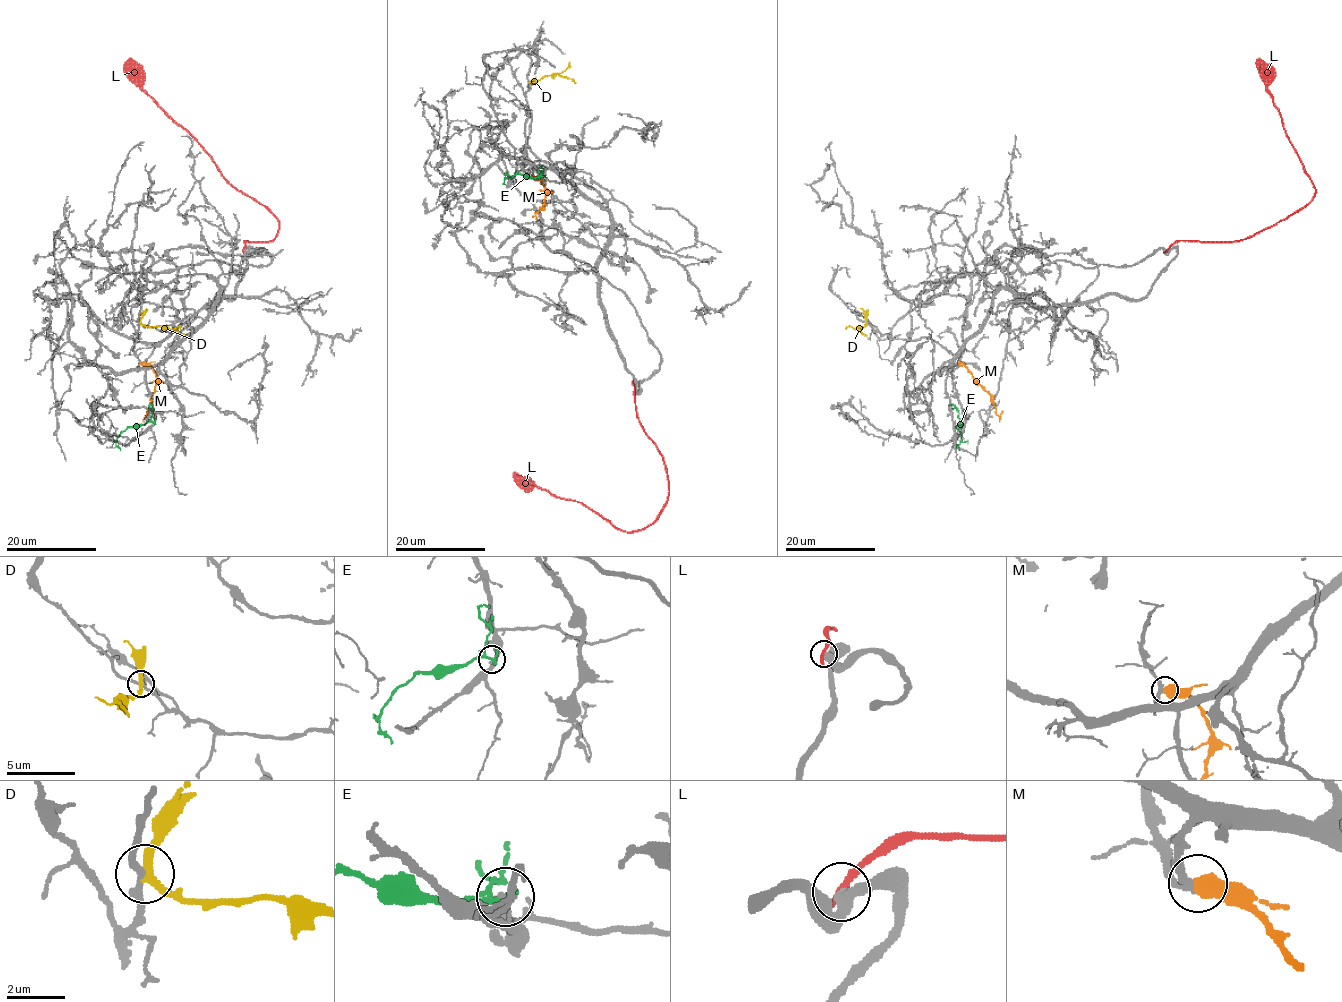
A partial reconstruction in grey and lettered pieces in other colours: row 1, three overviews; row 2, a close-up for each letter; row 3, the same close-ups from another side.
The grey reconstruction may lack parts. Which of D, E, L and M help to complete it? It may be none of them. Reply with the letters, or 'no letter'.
M

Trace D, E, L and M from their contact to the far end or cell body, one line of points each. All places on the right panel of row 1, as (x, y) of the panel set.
D: (865, 322), (864, 326), (858, 327), (867, 337)
E: (961, 421), (956, 427), (961, 438), (959, 450)
L: (1168, 249), (1180, 240), (1238, 241), (1298, 212), (1315, 194), (1266, 88), (1264, 67), (1256, 59)
M: (959, 363), (990, 395), (997, 415), (1003, 410)

